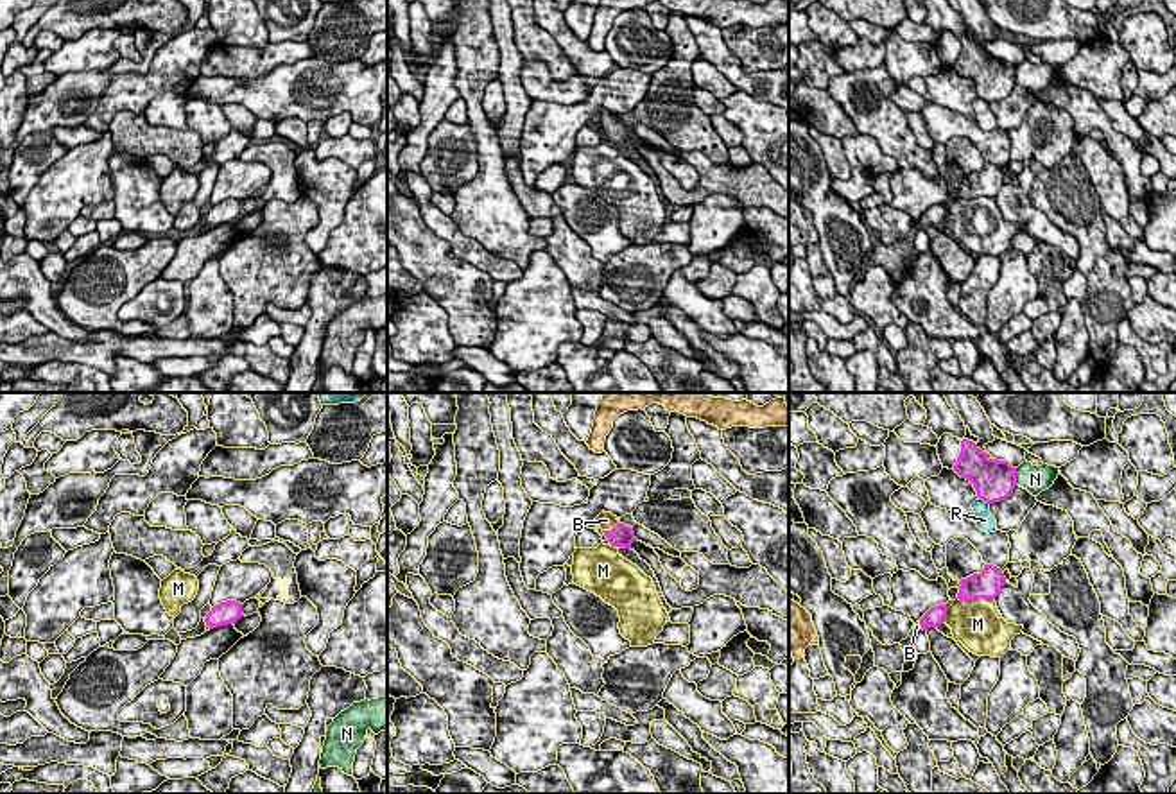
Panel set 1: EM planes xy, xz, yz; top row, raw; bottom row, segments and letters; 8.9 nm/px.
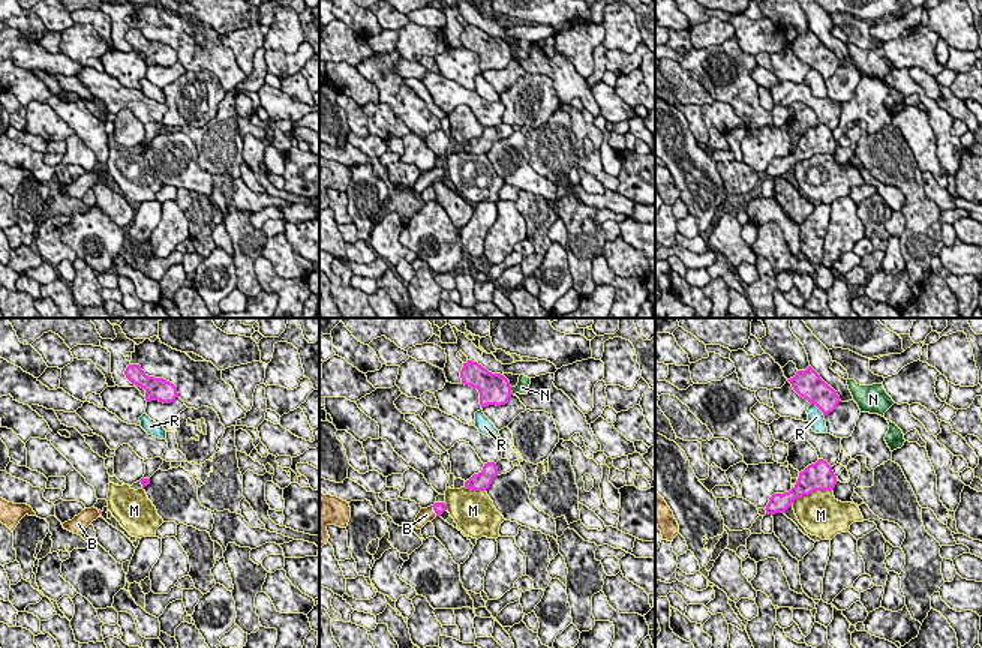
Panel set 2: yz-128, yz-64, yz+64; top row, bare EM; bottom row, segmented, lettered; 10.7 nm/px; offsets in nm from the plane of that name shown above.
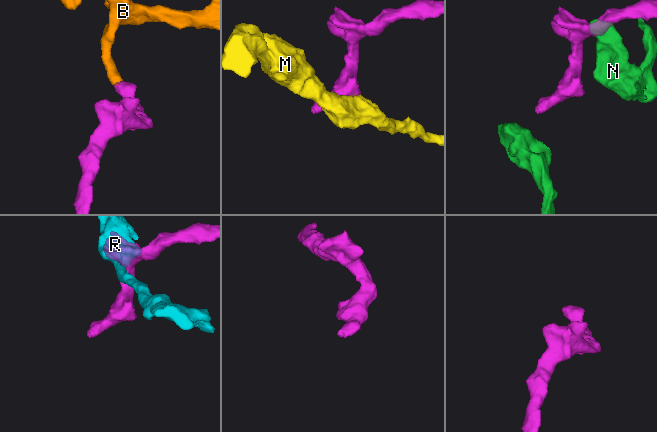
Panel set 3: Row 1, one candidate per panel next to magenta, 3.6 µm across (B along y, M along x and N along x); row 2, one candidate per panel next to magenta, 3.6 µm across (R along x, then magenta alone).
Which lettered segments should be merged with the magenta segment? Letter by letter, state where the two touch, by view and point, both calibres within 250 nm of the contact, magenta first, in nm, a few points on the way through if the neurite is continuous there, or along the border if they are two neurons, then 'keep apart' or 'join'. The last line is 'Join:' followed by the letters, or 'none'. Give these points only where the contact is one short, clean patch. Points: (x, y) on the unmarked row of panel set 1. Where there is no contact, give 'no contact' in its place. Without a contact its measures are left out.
B: meets magenta in xz at (612, 128); 200 nm thick on the magenta side, 160 nm on the other; runs through xz (621, 133), (612, 128), (606, 119); join
M: meets magenta in yz at (976, 196); 240 nm thick on the magenta side, 440 nm on the other; keep apart
N: meets magenta in yz at (1015, 76); 380 nm thick on the magenta side, 240 nm on the other; border along yz (1015, 67), (1017, 83); keep apart
R: meets magenta in yz at (983, 97); 380 nm thick on the magenta side, 170 nm on the other; keep apart
Join: B

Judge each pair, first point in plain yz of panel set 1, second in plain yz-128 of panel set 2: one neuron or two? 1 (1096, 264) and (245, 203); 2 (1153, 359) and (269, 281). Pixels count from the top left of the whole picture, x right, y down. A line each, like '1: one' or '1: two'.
1: two
2: one

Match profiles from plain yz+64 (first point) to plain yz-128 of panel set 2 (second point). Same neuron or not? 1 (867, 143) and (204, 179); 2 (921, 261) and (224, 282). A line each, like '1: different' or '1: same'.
1: different
2: different

